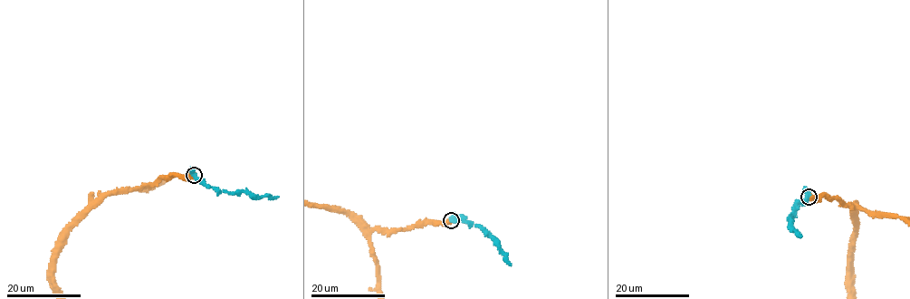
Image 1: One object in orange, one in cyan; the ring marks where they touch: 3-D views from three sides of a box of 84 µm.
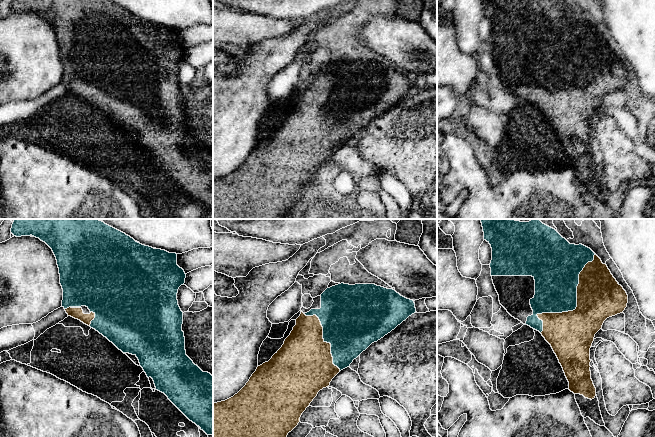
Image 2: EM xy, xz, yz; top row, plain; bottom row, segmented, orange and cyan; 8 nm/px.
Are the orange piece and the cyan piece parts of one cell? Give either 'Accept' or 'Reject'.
Accept

